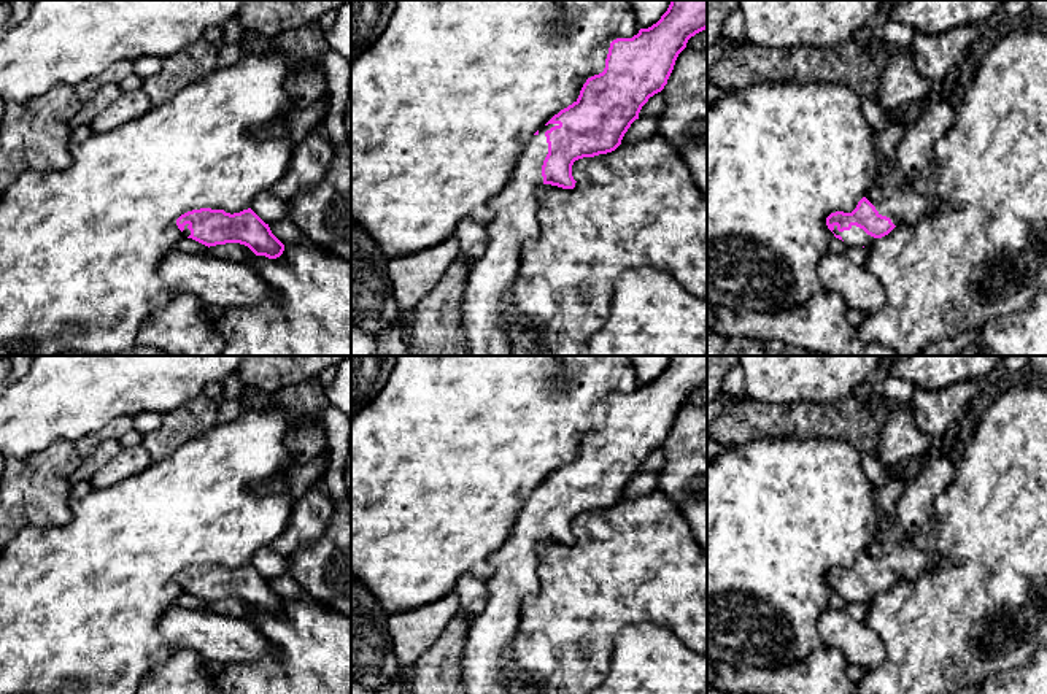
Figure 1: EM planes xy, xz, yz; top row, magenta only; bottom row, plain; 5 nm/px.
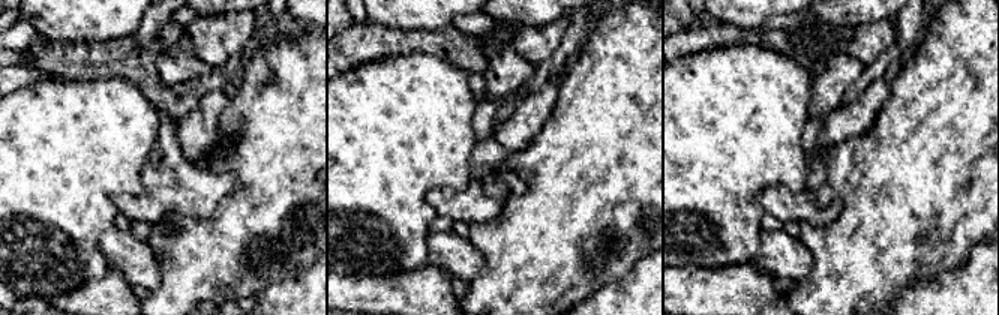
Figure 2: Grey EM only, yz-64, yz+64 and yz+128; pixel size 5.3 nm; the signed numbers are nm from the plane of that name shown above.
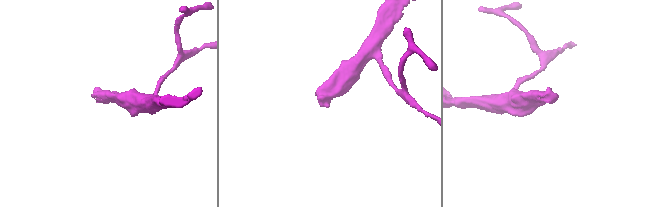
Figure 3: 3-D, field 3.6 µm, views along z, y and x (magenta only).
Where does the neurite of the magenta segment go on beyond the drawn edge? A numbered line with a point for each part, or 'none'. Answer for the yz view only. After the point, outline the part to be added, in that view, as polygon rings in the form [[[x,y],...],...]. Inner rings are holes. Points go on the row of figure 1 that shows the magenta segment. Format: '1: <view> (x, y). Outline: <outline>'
1: yz (855, 237). Outline: [[[834,226],[833,230],[836,235],[840,235],[847,248],[855,248],[855,246],[864,246],[871,248],[872,243],[877,240],[871,235],[867,235],[863,229],[852,226],[850,230],[839,232],[837,226]]]

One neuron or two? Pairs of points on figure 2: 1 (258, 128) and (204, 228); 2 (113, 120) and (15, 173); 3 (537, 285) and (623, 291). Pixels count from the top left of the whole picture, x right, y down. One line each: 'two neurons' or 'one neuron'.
1: one neuron
2: one neuron
3: two neurons

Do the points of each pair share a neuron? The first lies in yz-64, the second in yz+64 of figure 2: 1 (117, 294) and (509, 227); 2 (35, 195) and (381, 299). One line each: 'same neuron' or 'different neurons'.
1: different neurons
2: different neurons

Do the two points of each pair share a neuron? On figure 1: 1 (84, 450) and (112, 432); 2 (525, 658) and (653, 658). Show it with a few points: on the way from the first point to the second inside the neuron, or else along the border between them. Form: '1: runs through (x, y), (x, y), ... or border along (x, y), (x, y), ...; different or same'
1: runs through (91, 443), (105, 434); same
2: border along (633, 626), (626, 626), (617, 637), (604, 677); different

